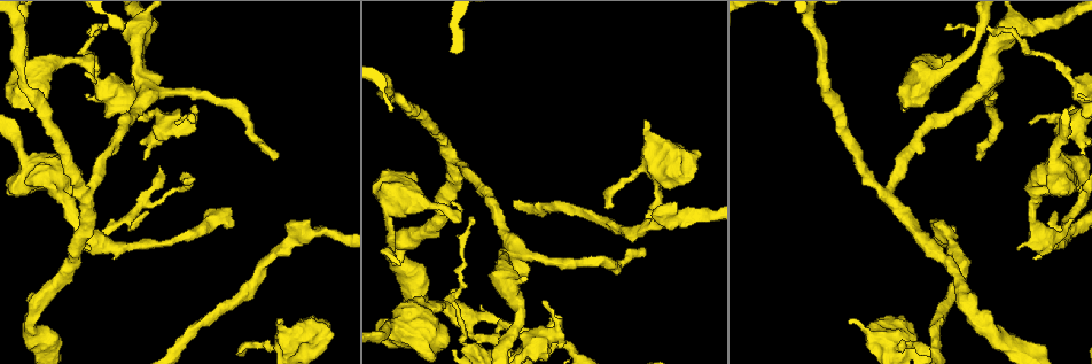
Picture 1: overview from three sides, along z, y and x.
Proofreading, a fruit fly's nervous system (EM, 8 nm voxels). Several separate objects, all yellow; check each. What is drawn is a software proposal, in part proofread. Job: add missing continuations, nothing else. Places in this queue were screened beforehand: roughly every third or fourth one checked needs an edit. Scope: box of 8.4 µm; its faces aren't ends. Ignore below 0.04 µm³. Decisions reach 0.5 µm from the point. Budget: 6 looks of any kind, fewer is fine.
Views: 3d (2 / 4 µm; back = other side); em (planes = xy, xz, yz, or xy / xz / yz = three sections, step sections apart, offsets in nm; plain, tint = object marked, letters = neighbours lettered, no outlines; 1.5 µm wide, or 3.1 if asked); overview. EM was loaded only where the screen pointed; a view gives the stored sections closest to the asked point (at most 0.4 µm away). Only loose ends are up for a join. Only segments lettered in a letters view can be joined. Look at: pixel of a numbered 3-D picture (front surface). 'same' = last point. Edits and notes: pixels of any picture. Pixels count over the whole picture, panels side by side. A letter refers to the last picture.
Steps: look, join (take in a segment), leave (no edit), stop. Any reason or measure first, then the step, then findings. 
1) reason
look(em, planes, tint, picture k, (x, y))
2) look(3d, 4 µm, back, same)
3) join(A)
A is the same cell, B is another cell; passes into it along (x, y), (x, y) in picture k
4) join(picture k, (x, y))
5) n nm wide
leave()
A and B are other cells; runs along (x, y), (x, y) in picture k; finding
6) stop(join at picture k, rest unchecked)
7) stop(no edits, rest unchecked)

branch stops here
look(3d, 4 µm, picture 1, (692, 177))

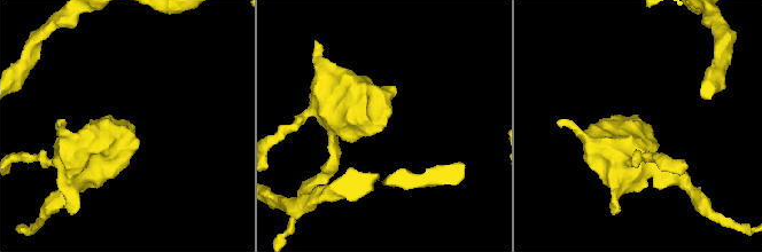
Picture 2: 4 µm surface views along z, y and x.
need the tissue
look(em, xy, step 8, tint, picture 2, (383, 125))

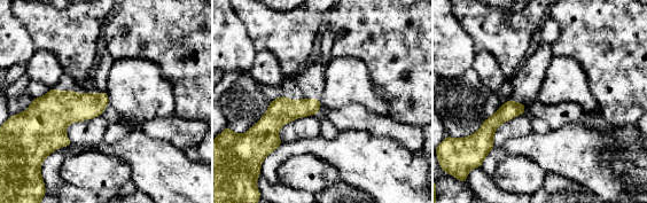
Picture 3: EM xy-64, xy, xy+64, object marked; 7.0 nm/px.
cut it another way
look(em, planes, letters, same)

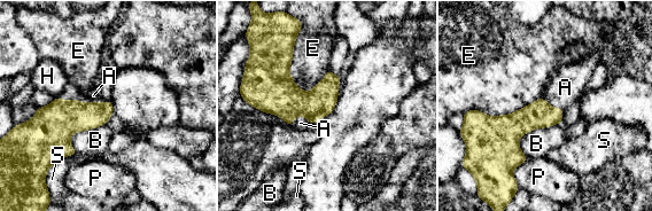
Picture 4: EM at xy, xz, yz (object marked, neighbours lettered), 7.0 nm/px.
E touches over 400 nm
join(A)
A is the same cell, B, E, H, P and S are other cells; passes into it along (282, 98), (308, 122), (300, 123) in picture 4; the neuron continues

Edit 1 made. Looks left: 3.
see it whole again
look(overview)

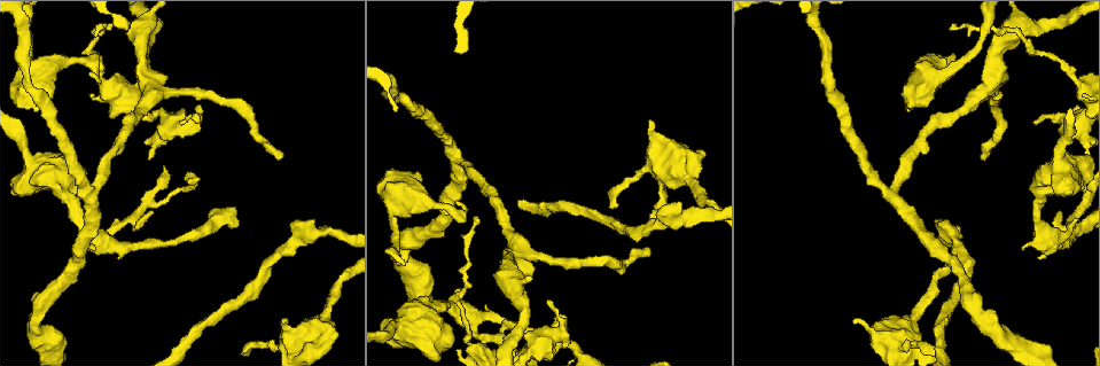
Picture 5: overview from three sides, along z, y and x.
end of a long branch
look(em, yz, step 4, tint, picture 5, (982, 157))

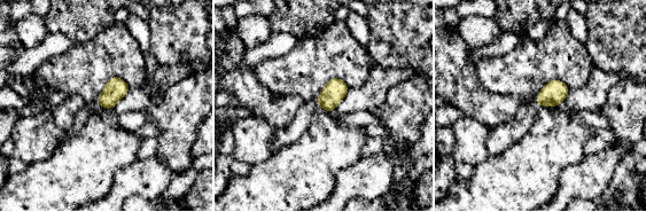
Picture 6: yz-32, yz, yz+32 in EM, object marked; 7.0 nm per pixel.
another direction
look(em, planes, letters, same)

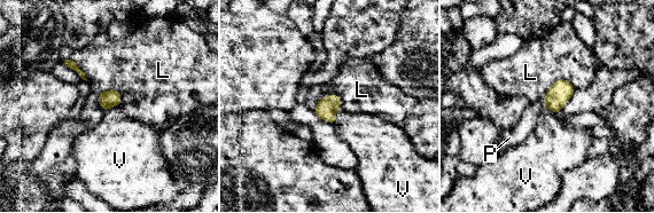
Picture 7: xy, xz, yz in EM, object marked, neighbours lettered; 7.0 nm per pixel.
120 nm wide
join(P)
P is the same cell, L and V are other cells; passes into it along (561, 91), (544, 104), (528, 120) in picture 7; the neuron continues

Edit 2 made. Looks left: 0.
stop(join at picture 4, join at picture 7, rest unchecked)

